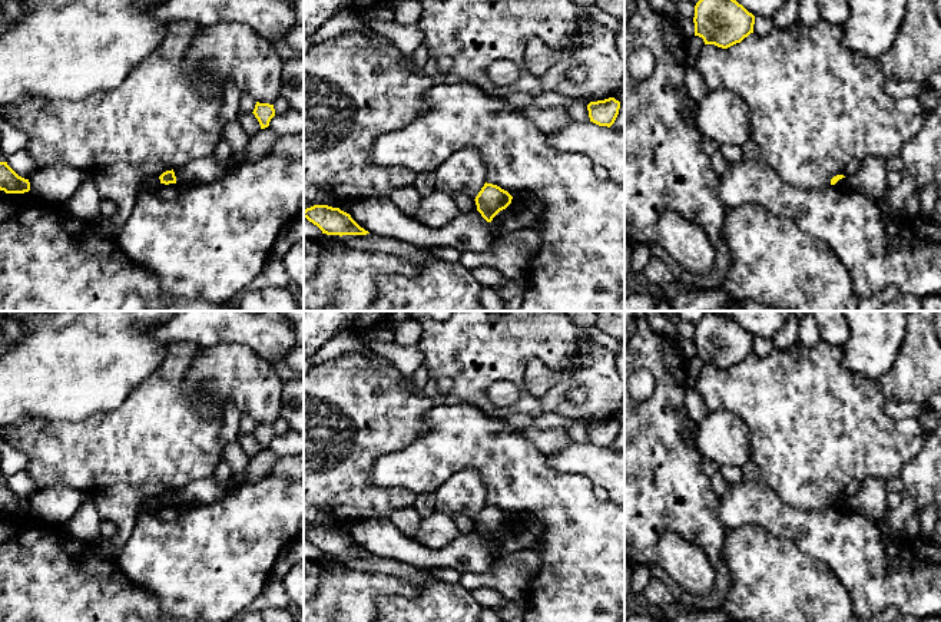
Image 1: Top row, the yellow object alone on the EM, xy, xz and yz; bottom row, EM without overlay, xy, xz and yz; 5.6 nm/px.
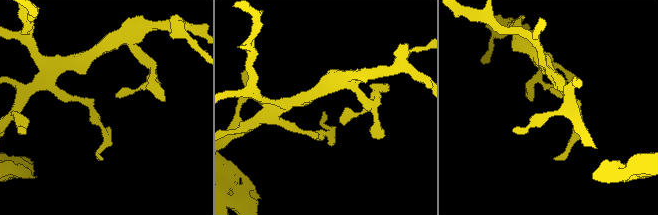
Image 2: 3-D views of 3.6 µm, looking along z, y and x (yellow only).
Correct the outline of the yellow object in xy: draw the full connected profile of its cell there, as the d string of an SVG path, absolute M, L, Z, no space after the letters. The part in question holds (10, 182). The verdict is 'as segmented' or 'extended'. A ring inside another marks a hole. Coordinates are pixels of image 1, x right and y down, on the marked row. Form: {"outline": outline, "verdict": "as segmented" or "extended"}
{"outline": "M0 162L0 191L6 193L24 193L30 191L30 182L19 176L7 162Z", "verdict": "as segmented"}

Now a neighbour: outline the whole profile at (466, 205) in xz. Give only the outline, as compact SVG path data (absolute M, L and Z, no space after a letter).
M463 193L454 195L453 199L455 201L461 214L470 214L473 211L477 211L476 201Z

